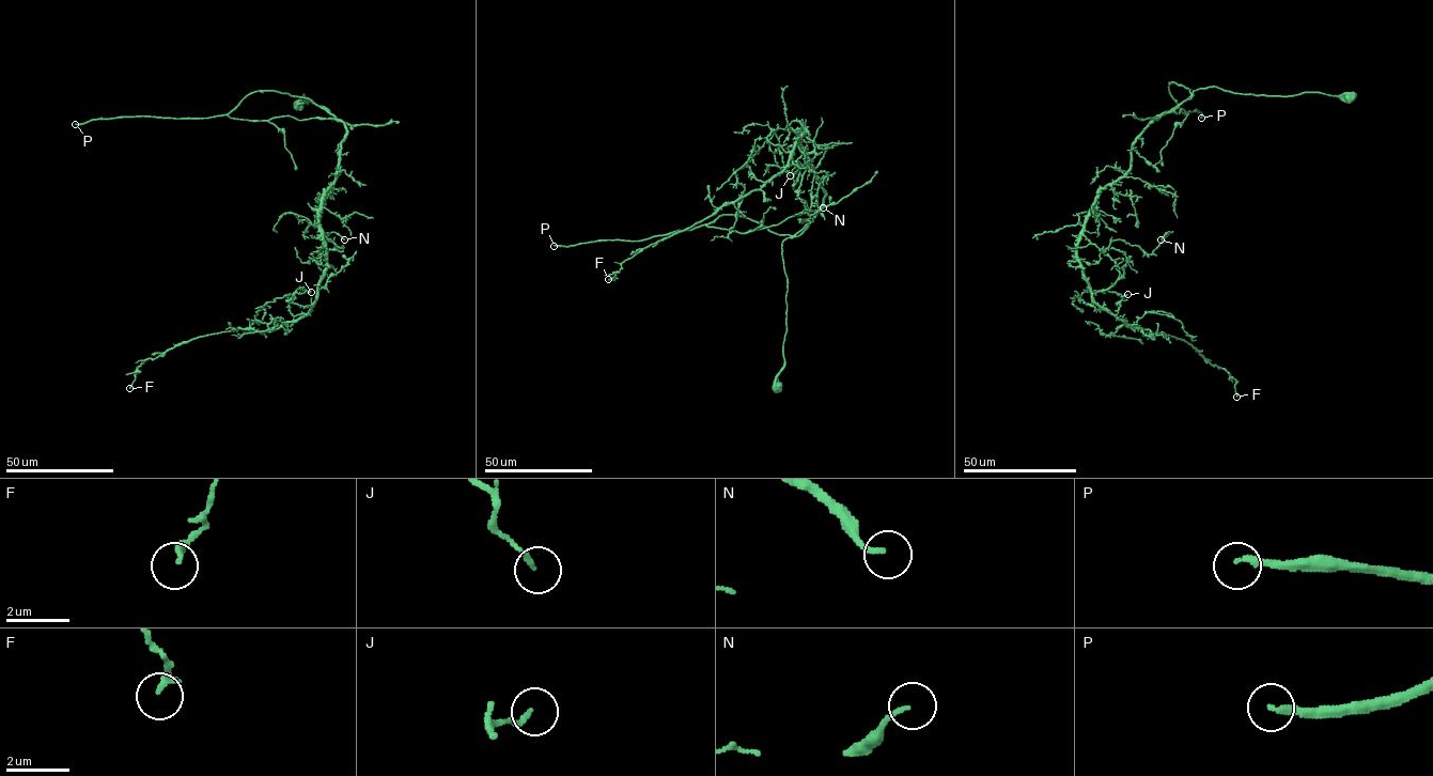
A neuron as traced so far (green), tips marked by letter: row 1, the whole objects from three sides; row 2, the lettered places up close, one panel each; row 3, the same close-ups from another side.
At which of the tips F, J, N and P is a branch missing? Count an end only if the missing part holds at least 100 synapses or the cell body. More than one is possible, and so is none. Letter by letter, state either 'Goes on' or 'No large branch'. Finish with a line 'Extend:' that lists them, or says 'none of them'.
F: No large branch
J: No large branch
N: No large branch
P: Goes on
Extend: P

